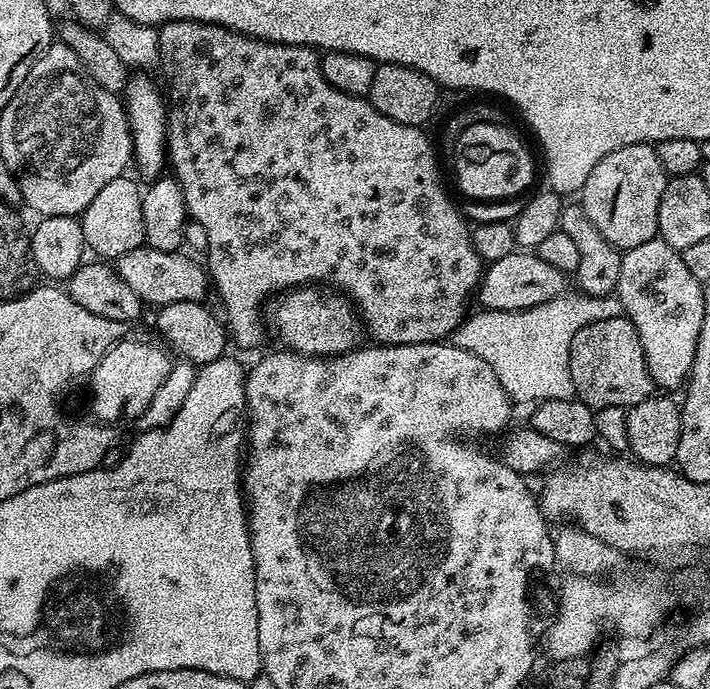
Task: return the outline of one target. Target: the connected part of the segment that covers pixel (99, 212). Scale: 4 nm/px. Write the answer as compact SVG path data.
M125 174L114 178L114 182L106 182L94 202L86 206L79 217L80 229L84 235L84 243L89 253L97 252L97 257L114 262L122 254L130 254L130 250L145 247L144 223L142 222L142 188Z

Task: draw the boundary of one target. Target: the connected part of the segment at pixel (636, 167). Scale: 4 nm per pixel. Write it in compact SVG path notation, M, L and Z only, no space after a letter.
M631 144L614 150L614 154L606 154L594 170L586 178L583 188L578 193L578 203L586 210L586 218L594 222L598 234L606 238L614 247L627 250L641 246L644 242L650 242L658 236L658 202L662 202L662 190L666 190L670 177L662 170L662 162L658 162L658 154L655 147L650 144Z

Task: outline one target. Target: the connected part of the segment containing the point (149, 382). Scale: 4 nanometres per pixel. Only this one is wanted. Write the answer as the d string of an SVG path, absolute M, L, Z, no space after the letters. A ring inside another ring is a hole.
M136 328L120 332L112 344L106 346L106 354L90 374L92 380L93 417L107 424L122 418L140 415L152 402L170 374L170 358L157 333L148 334Z

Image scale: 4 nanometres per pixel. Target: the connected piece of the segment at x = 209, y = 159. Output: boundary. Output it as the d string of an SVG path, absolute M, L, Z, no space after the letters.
M171 20L169 24L159 25L158 31L158 68L164 71L164 80L168 83L166 156L170 168L176 171L173 172L174 179L180 184L189 217L196 228L206 230L206 271L215 292L217 290L224 303L223 315L226 317L226 332L231 343L240 348L258 347L264 340L264 332L266 336L266 328L262 323L262 309L266 301L289 288L305 286L327 286L347 297L354 305L366 332L368 328L377 345L435 344L447 341L465 320L469 311L468 299L471 301L479 288L486 264L474 250L470 224L460 217L459 210L444 193L444 184L436 169L436 152L424 130L415 124L394 122L394 118L386 118L386 114L379 112L371 100L351 96L330 86L330 82L322 78L320 56L315 48L303 48L297 44L272 44L269 40L256 40L253 36L231 32L217 24L203 24L193 20Z

